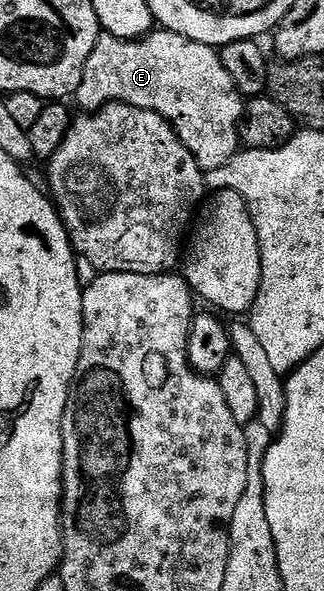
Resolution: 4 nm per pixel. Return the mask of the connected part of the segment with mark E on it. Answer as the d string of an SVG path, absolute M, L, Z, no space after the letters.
M155 29L141 39L122 39L106 33L100 34L97 45L93 45L93 53L89 53L89 61L85 61L81 85L76 89L73 99L87 113L100 111L110 103L124 103L137 109L149 109L165 117L177 137L181 137L185 149L193 153L197 165L204 173L221 169L241 150L239 122L242 119L245 96L239 92L237 85L233 85L233 77L229 77L216 48L189 41L189 37L181 37L172 31Z

